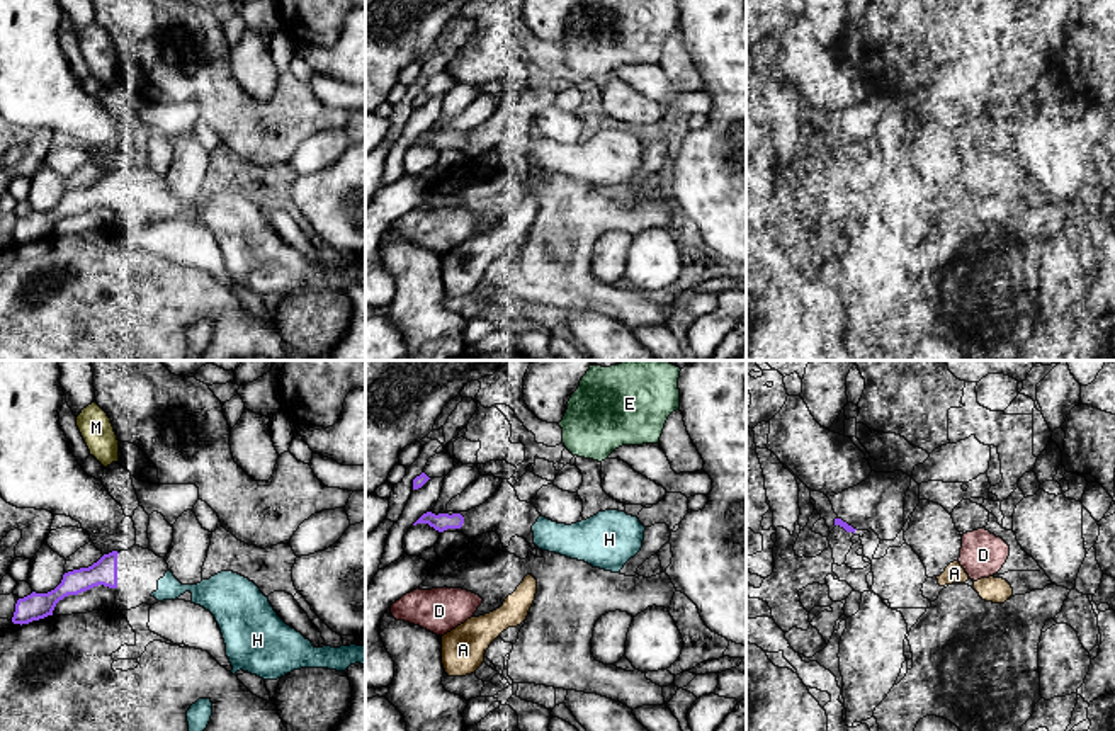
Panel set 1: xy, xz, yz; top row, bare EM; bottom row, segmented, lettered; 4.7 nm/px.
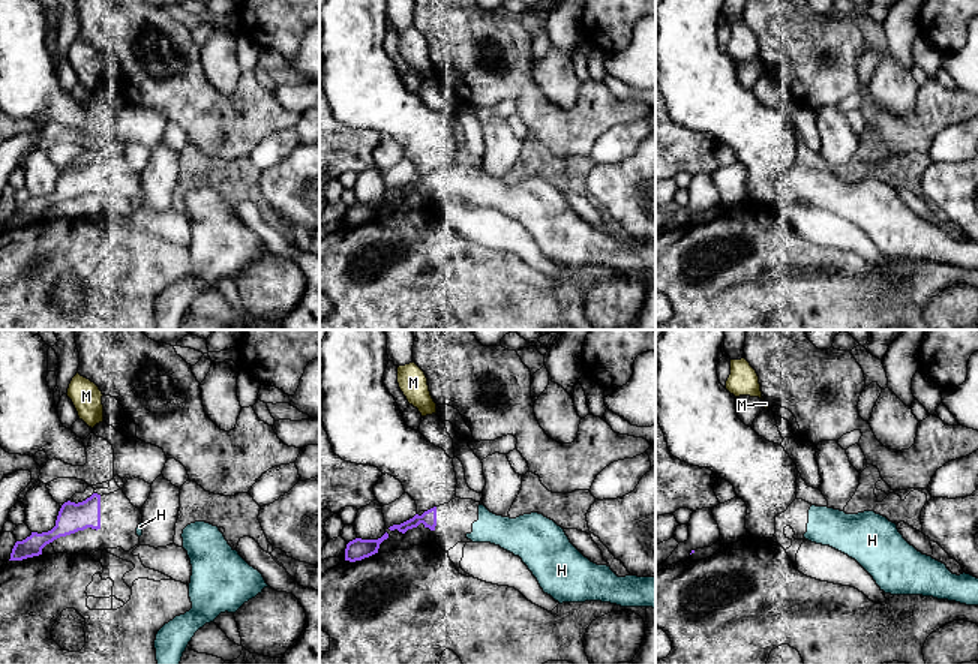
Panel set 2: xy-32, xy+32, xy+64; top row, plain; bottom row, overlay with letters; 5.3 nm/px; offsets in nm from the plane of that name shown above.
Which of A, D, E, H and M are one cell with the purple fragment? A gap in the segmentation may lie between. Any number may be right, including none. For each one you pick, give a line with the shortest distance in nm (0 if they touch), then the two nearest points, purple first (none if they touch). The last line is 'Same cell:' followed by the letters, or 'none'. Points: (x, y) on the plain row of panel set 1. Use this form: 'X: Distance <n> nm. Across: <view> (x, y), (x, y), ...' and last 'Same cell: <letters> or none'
H: Distance 170 nm. Across: xy (116, 206), (152, 213)
Same cell: H

